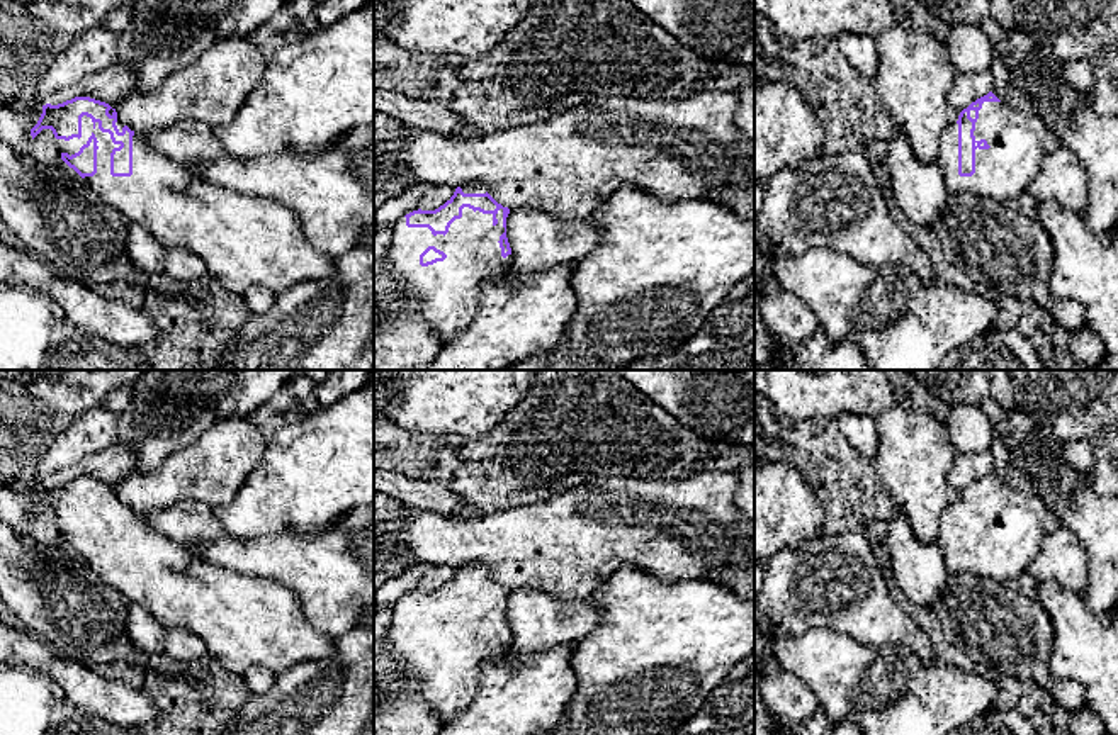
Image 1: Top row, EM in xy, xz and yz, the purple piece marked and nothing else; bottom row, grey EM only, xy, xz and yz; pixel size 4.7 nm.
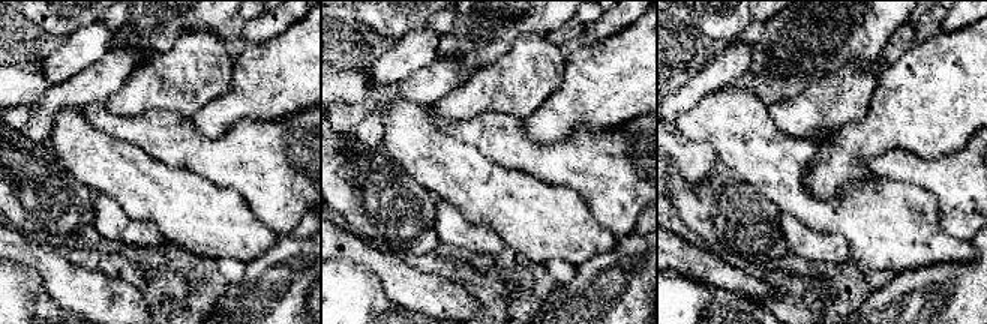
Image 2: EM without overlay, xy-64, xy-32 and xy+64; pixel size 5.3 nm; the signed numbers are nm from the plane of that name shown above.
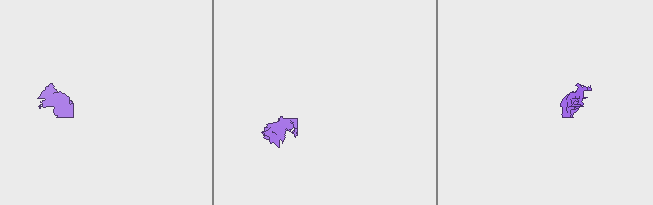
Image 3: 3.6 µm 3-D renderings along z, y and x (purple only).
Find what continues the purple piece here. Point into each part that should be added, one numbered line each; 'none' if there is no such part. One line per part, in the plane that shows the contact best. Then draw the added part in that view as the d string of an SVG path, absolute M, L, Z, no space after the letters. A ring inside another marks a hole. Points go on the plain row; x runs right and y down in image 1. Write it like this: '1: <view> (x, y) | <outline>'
1: xy (243, 622) | M82 497L82 518L70 521L58 519L58 531L70 536L78 533L87 525L90 516L97 518L97 553L85 557L83 560L90 569L127 601L141 604L150 611L155 620L167 628L184 628L197 635L207 652L229 672L243 676L251 665L262 665L279 674L285 669L306 662L328 657L333 652L333 638L319 633L306 618L299 596L274 579L250 577L241 572L209 564L207 560L187 552L167 535L156 531L146 525L136 513L133 516L133 555L112 557L110 555L110 533L121 525L114 525L109 513L99 509L99 502L92 502L90 497Z

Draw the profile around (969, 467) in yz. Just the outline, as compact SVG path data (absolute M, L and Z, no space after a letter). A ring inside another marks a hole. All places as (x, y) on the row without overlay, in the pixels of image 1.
M989 452L957 453L955 463L948 474L948 482L953 489L962 492L977 479L987 475L991 468L992 457Z

